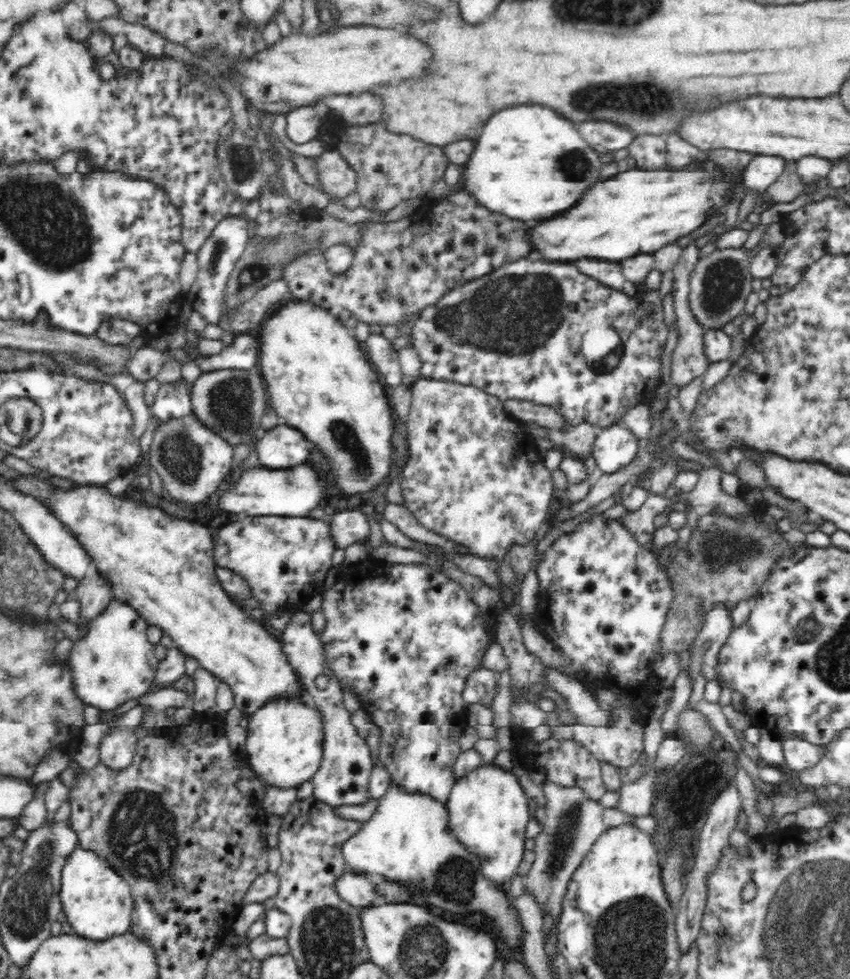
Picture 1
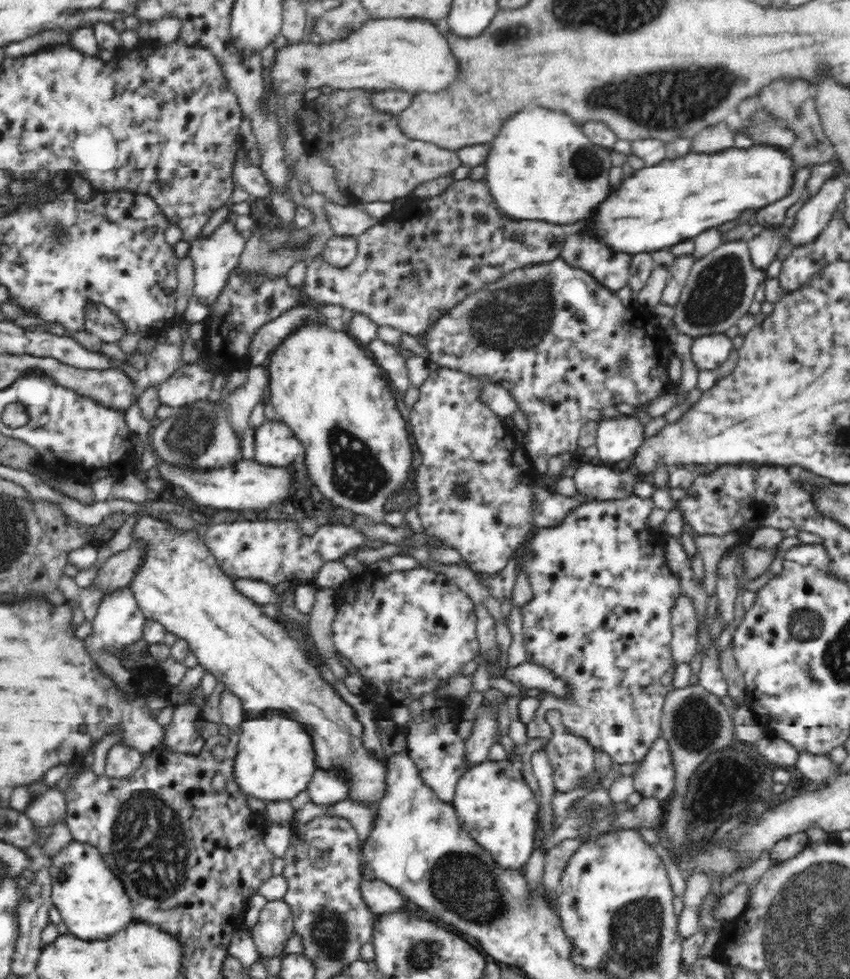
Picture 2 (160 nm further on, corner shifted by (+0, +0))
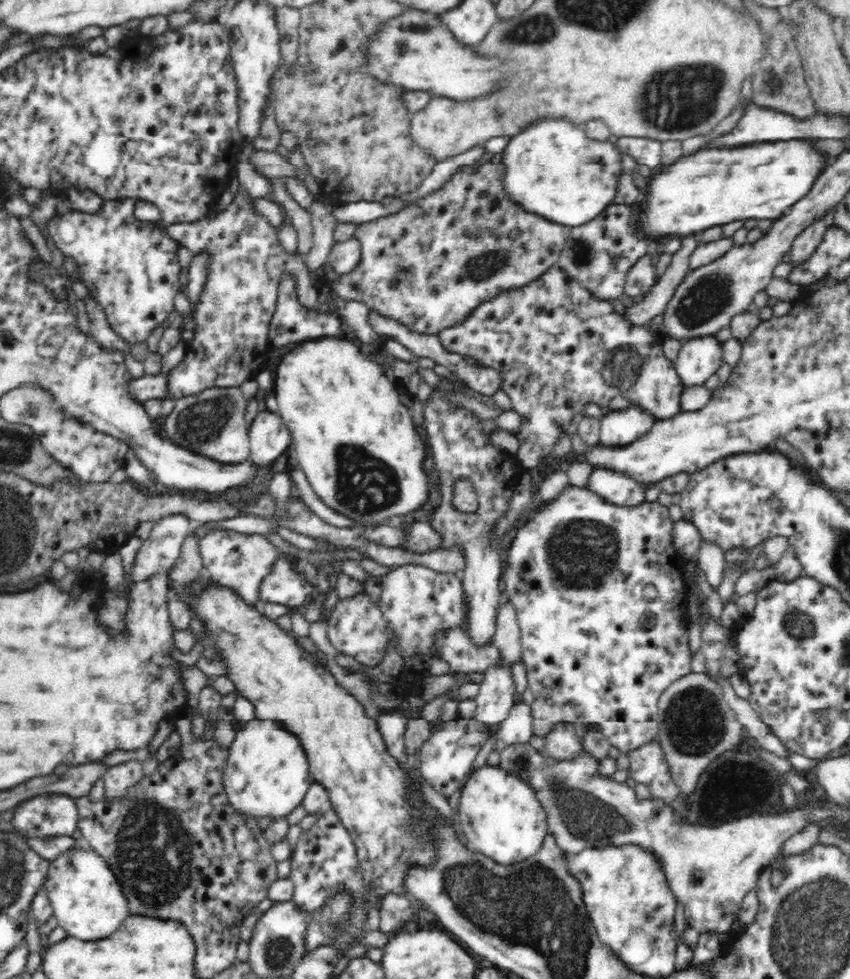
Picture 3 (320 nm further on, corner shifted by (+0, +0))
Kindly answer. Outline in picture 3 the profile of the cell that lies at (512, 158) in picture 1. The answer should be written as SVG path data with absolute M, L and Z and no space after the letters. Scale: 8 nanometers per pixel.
M539 117L509 137L500 162L503 165L502 188L507 194L507 199L525 212L558 222L562 226L580 226L604 212L608 202L614 198L618 187L616 184L623 172L620 155L621 152L614 143L590 140L585 130L578 128L568 119Z

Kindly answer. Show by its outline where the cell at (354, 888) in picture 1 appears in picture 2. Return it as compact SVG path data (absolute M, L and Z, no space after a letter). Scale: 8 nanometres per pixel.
M380 879L360 882L360 895L375 915L394 912L405 906L402 895Z

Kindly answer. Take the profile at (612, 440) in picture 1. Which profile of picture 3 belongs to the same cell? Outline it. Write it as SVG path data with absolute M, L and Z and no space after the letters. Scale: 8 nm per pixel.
M638 406L610 411L601 420L599 429L600 447L629 447L644 436L656 420L648 411Z

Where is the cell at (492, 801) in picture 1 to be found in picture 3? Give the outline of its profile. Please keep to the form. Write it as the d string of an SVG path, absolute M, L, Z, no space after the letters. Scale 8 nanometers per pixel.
M484 765L464 782L456 820L469 844L500 865L514 865L535 856L548 834L547 812L534 789L499 765Z

